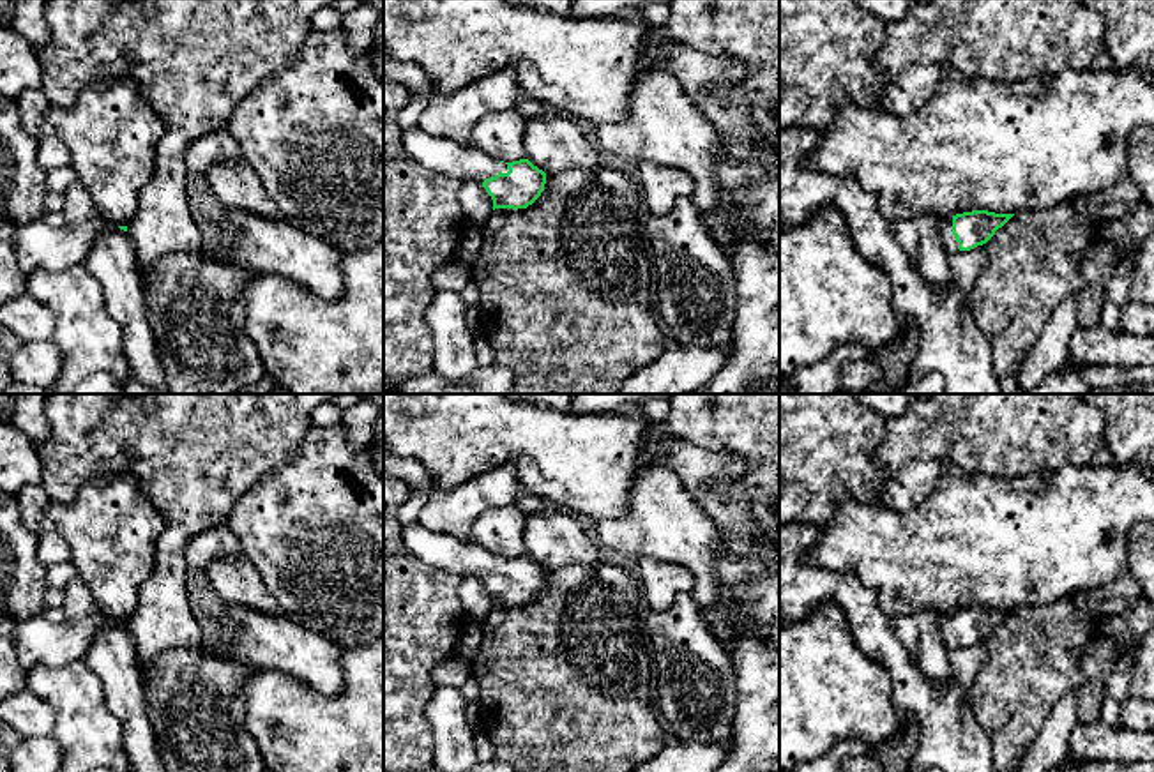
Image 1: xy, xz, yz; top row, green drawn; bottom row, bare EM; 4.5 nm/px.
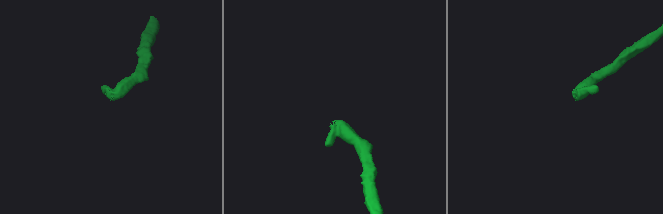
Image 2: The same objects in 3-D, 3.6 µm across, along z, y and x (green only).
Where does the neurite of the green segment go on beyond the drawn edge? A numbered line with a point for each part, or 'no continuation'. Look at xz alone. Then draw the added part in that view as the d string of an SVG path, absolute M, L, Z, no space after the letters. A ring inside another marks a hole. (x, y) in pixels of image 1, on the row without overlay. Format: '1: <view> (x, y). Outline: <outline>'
1: xz (447, 553). Outline: M421 521L403 526L401 539L414 556L459 578L475 576L482 579L500 567L509 567L507 560L493 551L428 530Z

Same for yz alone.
1: yz (946, 631). Outline: M947 613L947 615L940 617L938 632L940 632L944 647L947 650L960 648L958 638L956 638L954 631L953 631L953 613Z

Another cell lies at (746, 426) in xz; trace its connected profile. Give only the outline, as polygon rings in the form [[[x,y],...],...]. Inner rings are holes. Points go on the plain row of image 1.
[[[673,394],[668,403],[670,413],[666,428],[672,436],[751,463],[753,468],[746,475],[725,486],[716,486],[714,491],[726,502],[749,505],[756,525],[765,534],[762,541],[749,541],[719,532],[717,541],[721,549],[717,551],[716,574],[721,597],[714,608],[700,608],[700,617],[726,650],[733,636],[740,634],[744,629],[751,629],[756,634],[763,634],[769,647],[779,654],[779,551],[774,548],[779,537],[779,394]]]

